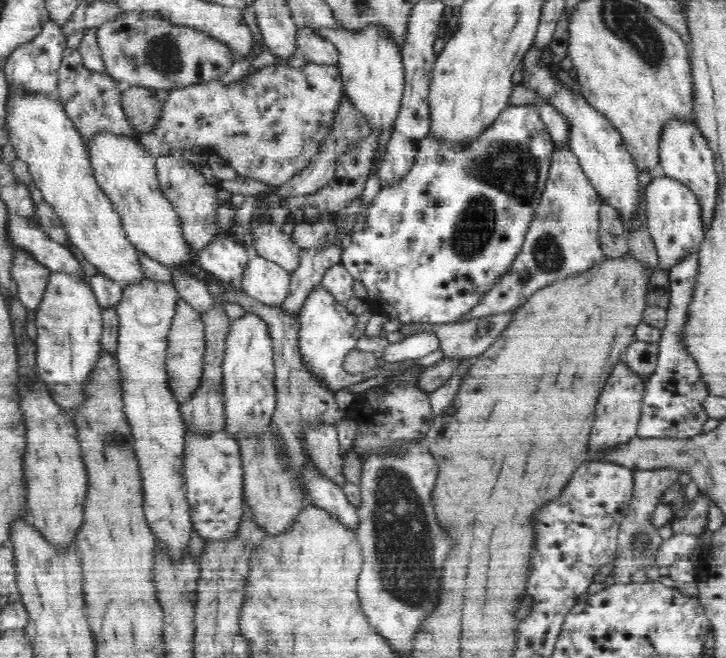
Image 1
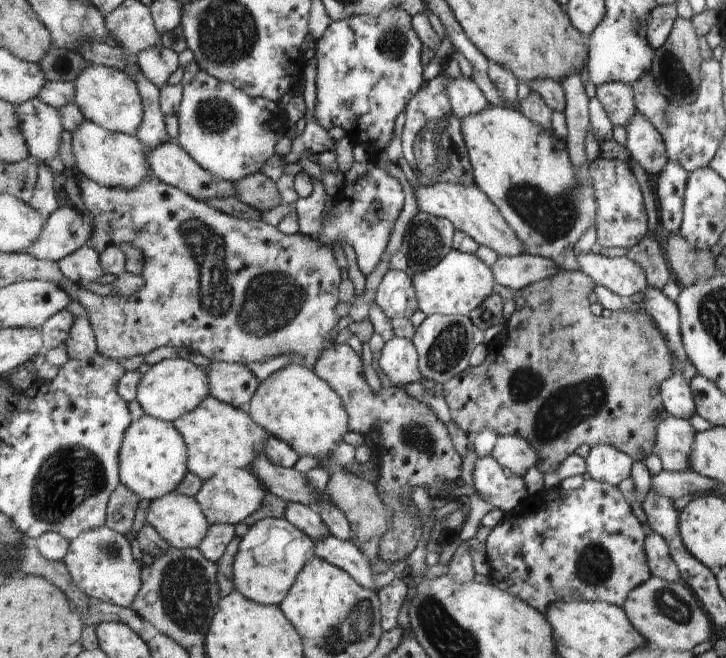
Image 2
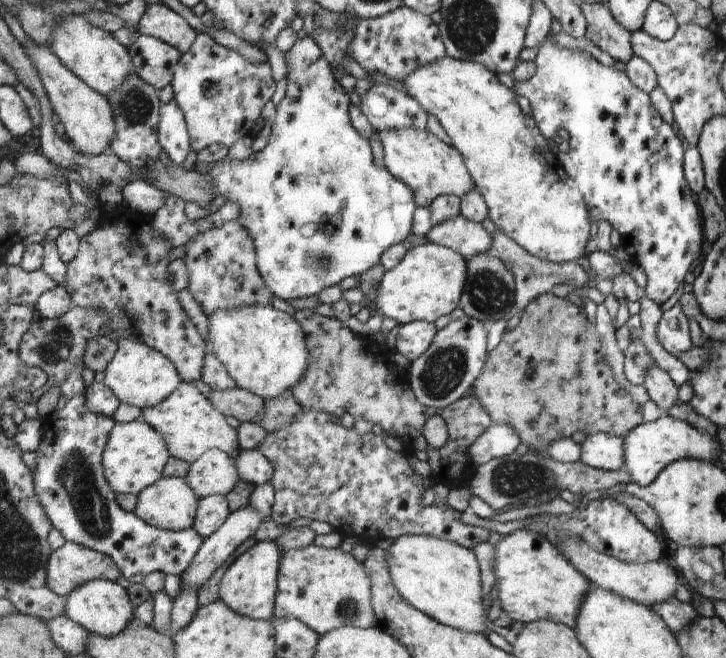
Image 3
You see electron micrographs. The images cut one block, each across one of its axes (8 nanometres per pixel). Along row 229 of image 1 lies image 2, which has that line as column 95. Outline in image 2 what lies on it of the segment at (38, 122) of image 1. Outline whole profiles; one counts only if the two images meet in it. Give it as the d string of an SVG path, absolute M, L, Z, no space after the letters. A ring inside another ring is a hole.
M90 63L74 81L75 103L86 121L95 122L112 132L134 135L136 126L142 124L142 104L136 92L133 78L126 76L124 69Z

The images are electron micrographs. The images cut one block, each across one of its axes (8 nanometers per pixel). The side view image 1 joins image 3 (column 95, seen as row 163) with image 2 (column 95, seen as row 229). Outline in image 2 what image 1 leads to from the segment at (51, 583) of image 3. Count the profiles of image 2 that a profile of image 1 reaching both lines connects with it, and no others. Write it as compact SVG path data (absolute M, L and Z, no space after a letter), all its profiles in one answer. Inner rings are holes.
M106 526L99 529L81 532L74 540L69 541L68 552L63 558L76 586L91 599L106 604L128 608L134 604L143 580L140 580L140 568L136 566L130 542L119 533Z

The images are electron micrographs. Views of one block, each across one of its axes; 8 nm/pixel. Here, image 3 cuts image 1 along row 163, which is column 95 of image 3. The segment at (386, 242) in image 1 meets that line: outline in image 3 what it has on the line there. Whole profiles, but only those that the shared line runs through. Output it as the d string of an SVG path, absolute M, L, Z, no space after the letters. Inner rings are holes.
M85 395L74 396L67 400L65 406L55 409L45 418L46 434L36 450L36 492L40 504L47 511L52 526L55 526L66 541L88 547L106 554L114 560L123 577L130 583L142 584L144 578L155 571L167 574L180 574L187 570L202 548L204 538L193 526L188 530L164 530L151 523L144 522L136 513L122 510L116 502L116 492L104 476L103 454L106 452L108 435L115 419L104 414L94 414L87 406Z

